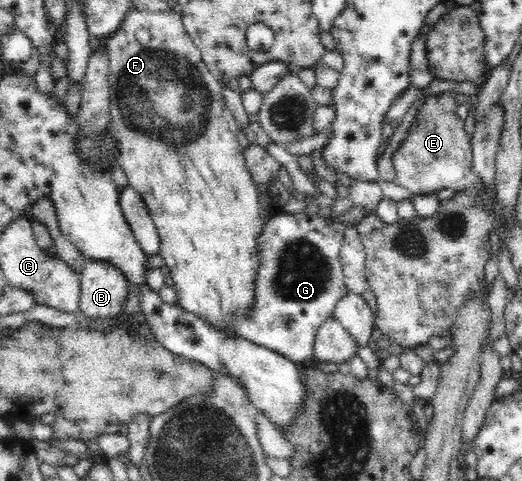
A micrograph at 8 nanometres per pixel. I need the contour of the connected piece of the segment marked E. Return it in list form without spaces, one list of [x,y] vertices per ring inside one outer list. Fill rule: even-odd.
[[[457,93],[429,96],[417,112],[406,138],[393,152],[395,181],[414,195],[429,195],[443,188],[451,188],[457,194],[479,184],[479,177],[473,171],[472,144],[463,129],[463,120],[455,113],[459,104],[454,100],[454,94]]]

